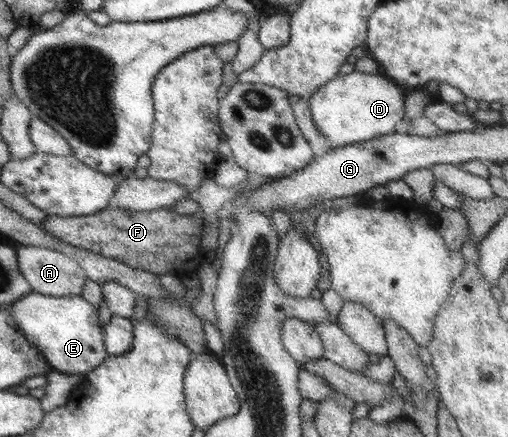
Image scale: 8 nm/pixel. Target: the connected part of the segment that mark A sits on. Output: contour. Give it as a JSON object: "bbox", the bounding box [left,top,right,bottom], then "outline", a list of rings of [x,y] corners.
{"bbox":[16,245,86,297],"outline":[[[23,245],[16,250],[21,274],[33,291],[52,297],[80,295],[86,283],[86,272],[68,256],[60,252],[36,246]]]}

